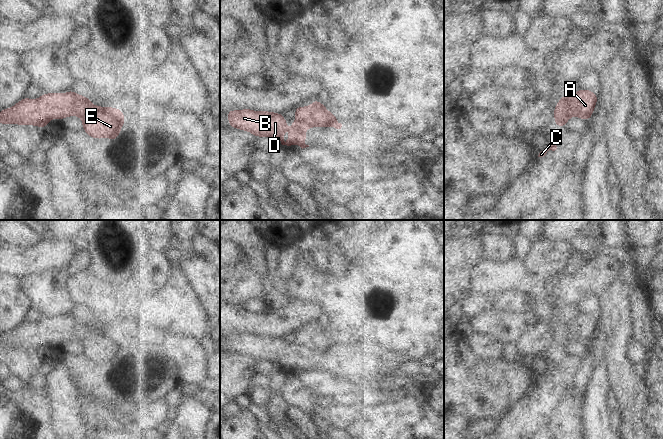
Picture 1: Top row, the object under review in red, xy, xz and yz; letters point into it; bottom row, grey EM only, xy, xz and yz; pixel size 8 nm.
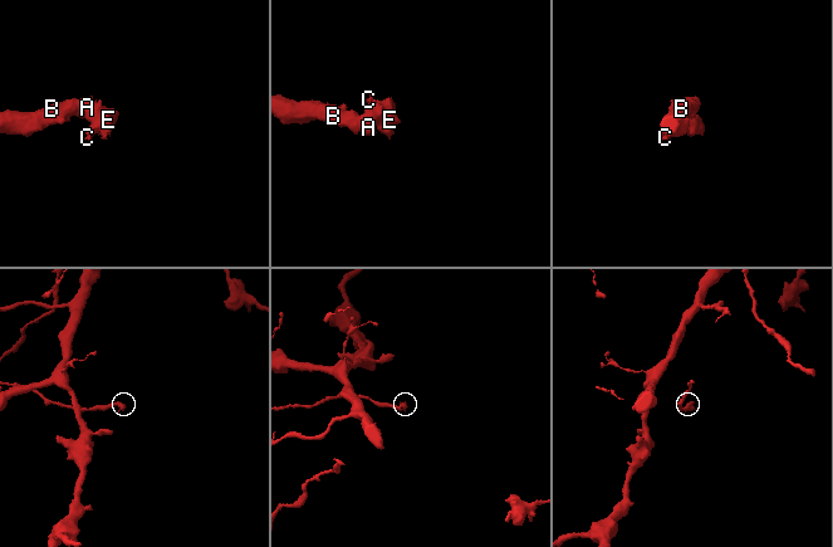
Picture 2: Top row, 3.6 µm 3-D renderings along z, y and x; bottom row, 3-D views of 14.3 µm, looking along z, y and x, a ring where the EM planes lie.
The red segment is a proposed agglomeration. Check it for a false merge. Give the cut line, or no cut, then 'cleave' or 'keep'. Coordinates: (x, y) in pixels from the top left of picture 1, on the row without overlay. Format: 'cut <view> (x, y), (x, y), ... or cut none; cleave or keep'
cut xy (81, 319), (77, 327), (77, 339); cleave

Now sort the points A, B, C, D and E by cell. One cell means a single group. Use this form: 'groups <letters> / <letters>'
groups A B D / C E

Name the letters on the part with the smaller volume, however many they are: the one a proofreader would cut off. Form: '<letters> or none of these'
C, E

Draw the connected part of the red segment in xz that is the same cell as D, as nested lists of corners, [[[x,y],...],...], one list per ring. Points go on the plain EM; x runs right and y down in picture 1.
[[[252,333],[232,334],[227,336],[228,348],[234,353],[248,355],[255,361],[269,361],[277,363],[282,369],[298,369],[302,373],[309,371],[305,368],[306,353],[297,345],[291,348],[289,354],[289,365],[283,363],[284,356],[287,354],[287,345],[283,337],[272,335],[255,335]]]

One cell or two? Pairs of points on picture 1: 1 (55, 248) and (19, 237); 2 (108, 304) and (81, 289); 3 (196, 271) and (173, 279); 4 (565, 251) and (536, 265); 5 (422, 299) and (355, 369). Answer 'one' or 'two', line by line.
1: two
2: one
3: two
4: one
5: two

